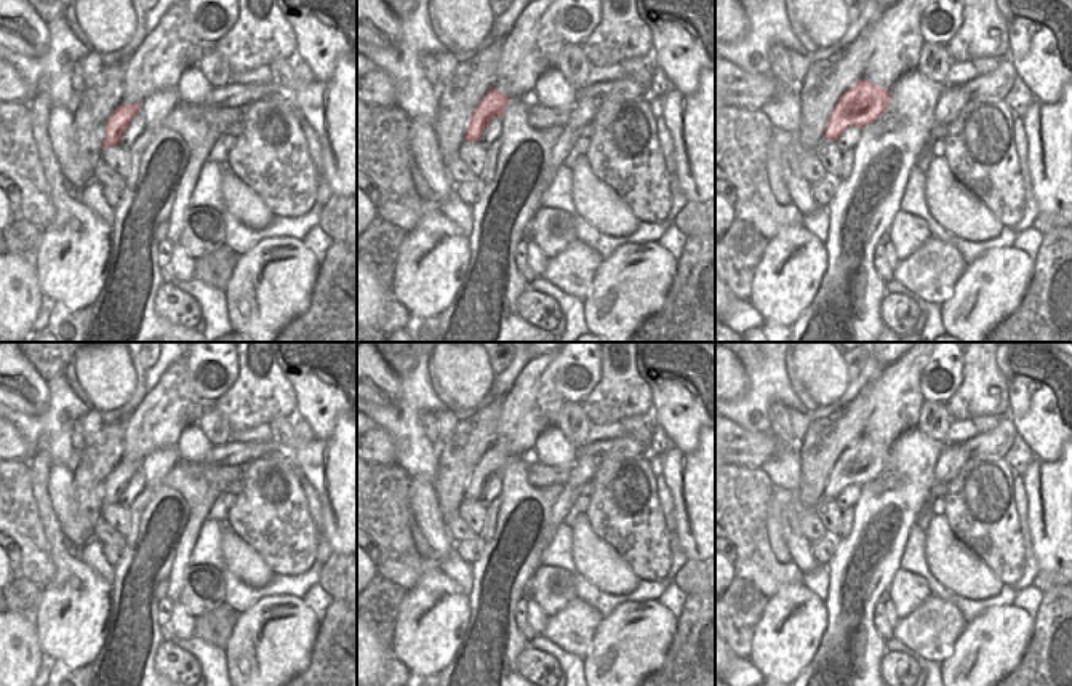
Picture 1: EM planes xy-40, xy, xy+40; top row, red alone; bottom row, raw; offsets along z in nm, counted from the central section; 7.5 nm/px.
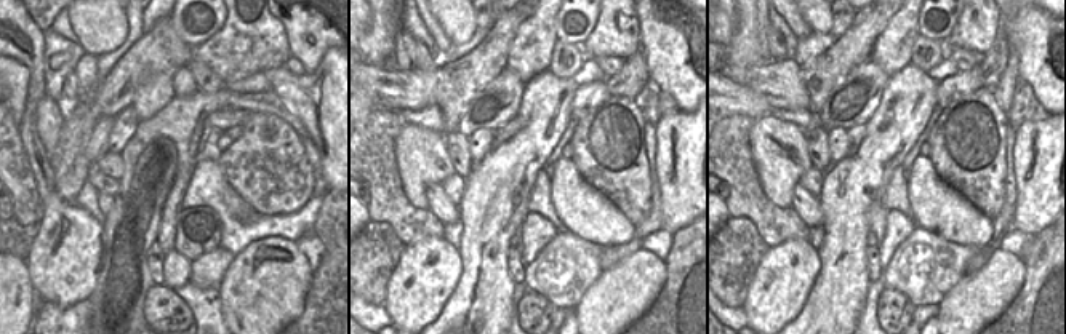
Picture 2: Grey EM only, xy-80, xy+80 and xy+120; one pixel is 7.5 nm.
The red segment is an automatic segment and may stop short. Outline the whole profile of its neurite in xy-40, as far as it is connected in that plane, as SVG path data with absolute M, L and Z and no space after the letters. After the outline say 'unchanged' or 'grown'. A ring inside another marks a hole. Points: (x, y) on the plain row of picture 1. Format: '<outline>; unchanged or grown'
M120 462L106 480L106 494L101 507L117 504L131 477L141 469L141 462Z; unchanged

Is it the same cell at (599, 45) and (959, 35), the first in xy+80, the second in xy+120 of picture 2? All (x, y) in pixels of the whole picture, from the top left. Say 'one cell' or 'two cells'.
one cell

